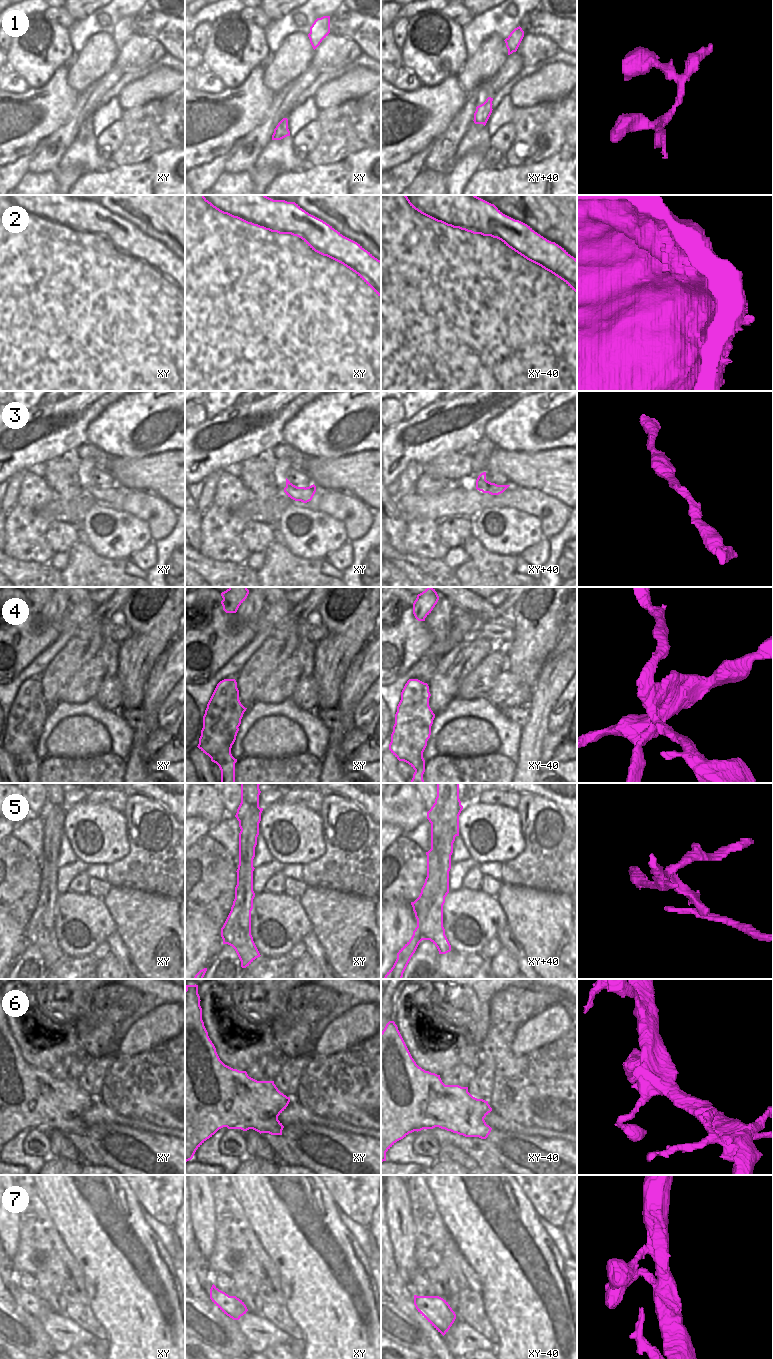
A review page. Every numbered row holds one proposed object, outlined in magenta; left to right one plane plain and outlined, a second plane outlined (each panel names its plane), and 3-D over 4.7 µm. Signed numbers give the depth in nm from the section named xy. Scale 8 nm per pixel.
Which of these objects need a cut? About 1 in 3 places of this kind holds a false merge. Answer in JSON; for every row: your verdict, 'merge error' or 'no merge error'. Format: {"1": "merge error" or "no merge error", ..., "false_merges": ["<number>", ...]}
{"1": "no merge error", "2": "no merge error", "3": "no merge error", "4": "merge error", "5": "merge error", "6": "no merge error", "7": "no merge error", "false_merges": ["4", "5"]}

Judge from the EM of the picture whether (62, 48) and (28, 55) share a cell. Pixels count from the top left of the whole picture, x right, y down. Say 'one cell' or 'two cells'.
one cell

